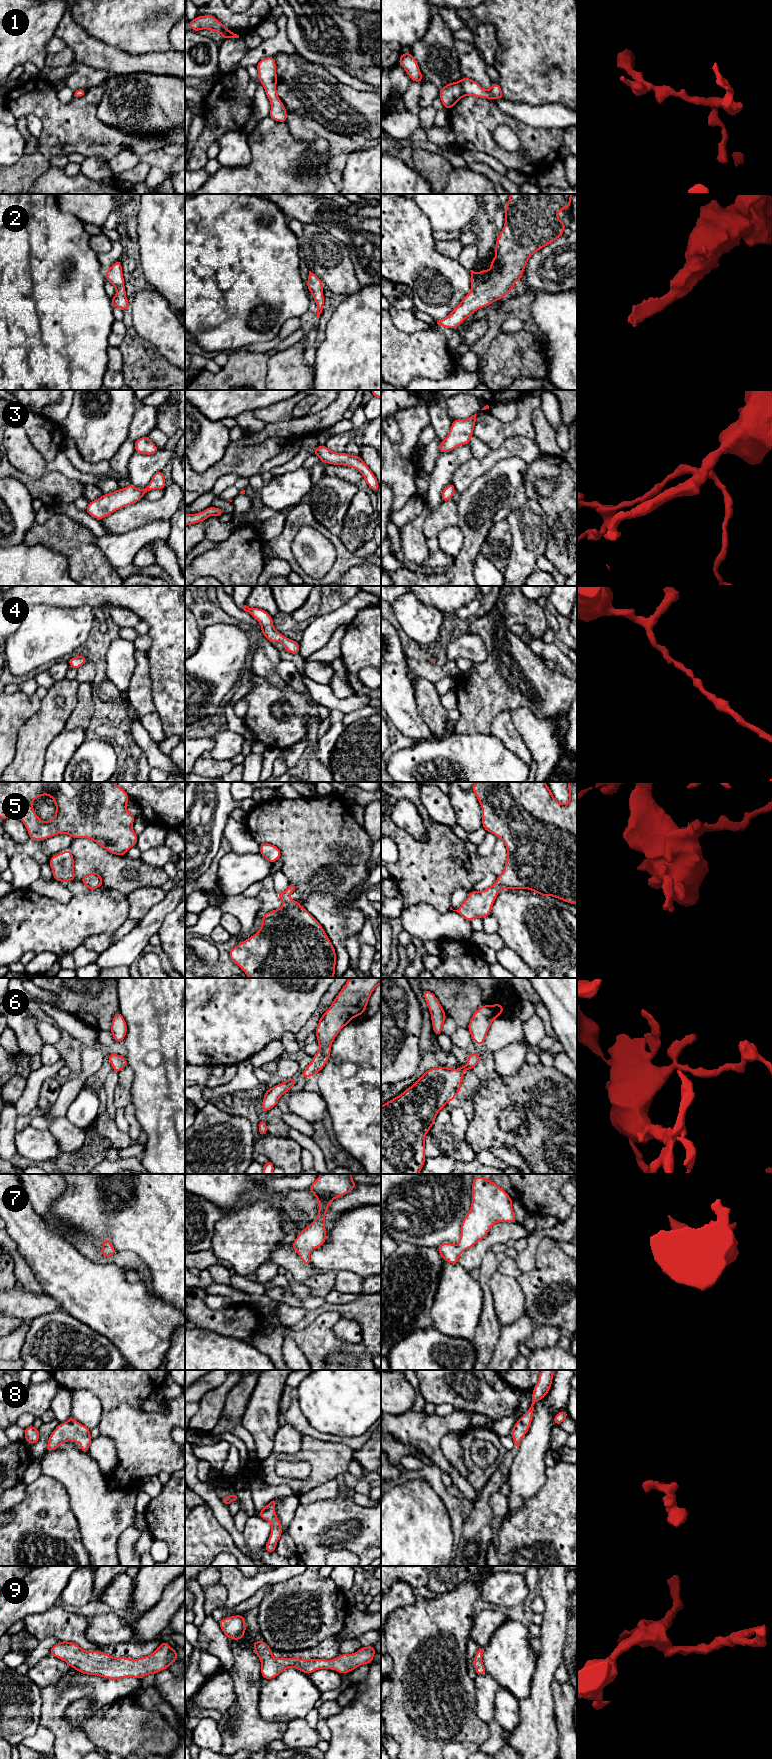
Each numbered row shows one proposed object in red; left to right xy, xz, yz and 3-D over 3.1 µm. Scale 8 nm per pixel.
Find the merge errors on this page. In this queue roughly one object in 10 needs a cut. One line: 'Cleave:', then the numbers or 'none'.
Cleave: none

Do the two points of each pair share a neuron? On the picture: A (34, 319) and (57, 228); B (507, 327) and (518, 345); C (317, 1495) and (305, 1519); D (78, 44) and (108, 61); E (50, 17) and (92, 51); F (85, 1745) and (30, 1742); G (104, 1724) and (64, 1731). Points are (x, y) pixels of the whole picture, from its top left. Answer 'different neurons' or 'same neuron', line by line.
A: same neuron
B: different neurons
C: different neurons
D: same neuron
E: different neurons
F: different neurons
G: different neurons

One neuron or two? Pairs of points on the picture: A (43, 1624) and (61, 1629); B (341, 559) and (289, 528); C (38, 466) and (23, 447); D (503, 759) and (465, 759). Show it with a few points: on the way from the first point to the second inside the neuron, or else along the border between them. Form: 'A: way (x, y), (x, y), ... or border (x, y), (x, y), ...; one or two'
A: way (47, 1624), (57, 1625); one
B: way (337, 543), (313, 522), (305, 521); one
C: way (33, 461), (24, 452); one
D: way (494, 759), (474, 759); one

